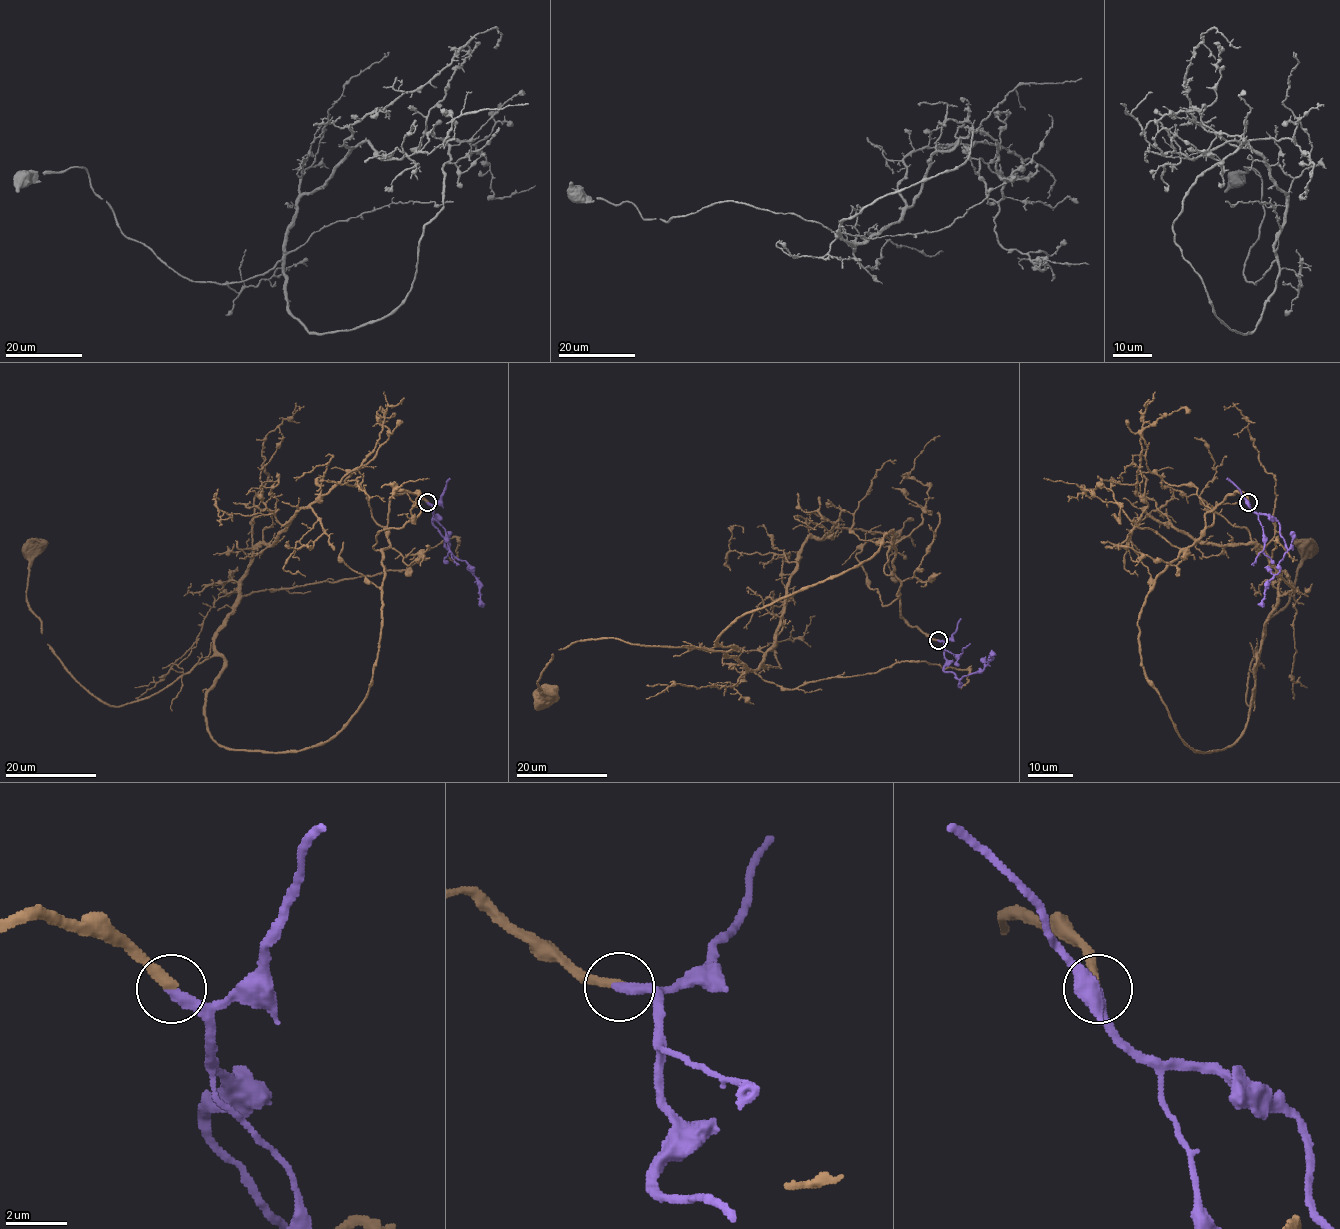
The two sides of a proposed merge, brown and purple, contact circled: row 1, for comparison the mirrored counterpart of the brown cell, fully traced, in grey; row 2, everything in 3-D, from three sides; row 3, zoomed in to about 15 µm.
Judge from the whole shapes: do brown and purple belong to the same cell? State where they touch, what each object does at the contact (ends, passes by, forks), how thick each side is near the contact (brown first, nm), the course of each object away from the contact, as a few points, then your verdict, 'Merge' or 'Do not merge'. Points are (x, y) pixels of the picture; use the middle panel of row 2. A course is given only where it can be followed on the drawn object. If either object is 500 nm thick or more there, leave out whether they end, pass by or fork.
Place: (938, 640). At the ring brown ends. At the ring purple ends. Thickness 340 nm (brown) against 360 nm. Course of brown: (938, 641), (901, 614), (893, 530), (741, 615), (716, 640), (731, 650), (576, 641), (544, 693). Course of purple: (938, 641), (942, 641), (945, 648), (944, 670), (952, 671), (958, 678), (981, 671), (993, 654). Merge

